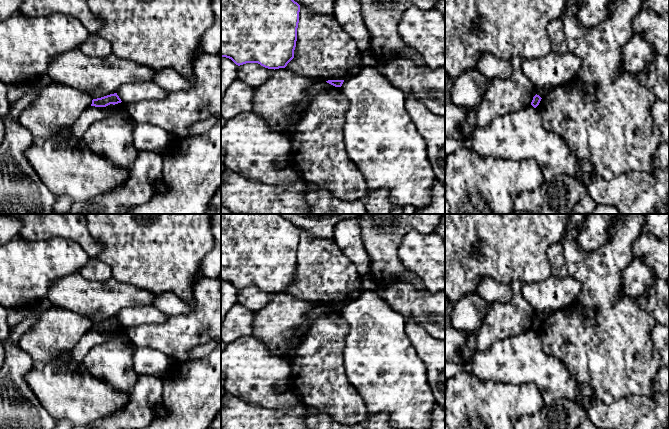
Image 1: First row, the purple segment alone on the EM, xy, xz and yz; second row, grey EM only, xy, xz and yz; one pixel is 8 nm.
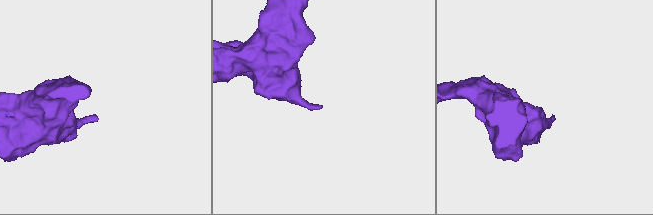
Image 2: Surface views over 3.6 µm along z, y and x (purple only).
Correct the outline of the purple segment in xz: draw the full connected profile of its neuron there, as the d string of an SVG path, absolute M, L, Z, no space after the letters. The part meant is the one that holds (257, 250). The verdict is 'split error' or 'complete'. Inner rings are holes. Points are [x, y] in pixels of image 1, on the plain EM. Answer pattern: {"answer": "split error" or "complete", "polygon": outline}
{"answer": "complete", "polygon": "M221 214L221 281L231 283L236 289L258 287L268 293L285 292L294 282L297 265L300 229L281 214Z"}

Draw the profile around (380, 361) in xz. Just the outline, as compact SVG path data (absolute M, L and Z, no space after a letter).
M363 290L356 300L344 304L341 314L349 327L343 353L345 372L365 402L367 420L386 411L393 429L428 429L436 401L427 381L425 365L405 332L406 318L390 308L376 290Z

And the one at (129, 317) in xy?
M153 304L124 308L116 317L124 328L139 327L147 324L161 324L169 319L169 316L158 310Z

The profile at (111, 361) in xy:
M111 339L94 346L86 354L83 366L96 378L114 389L130 392L136 385L138 374L133 366L135 346Z

